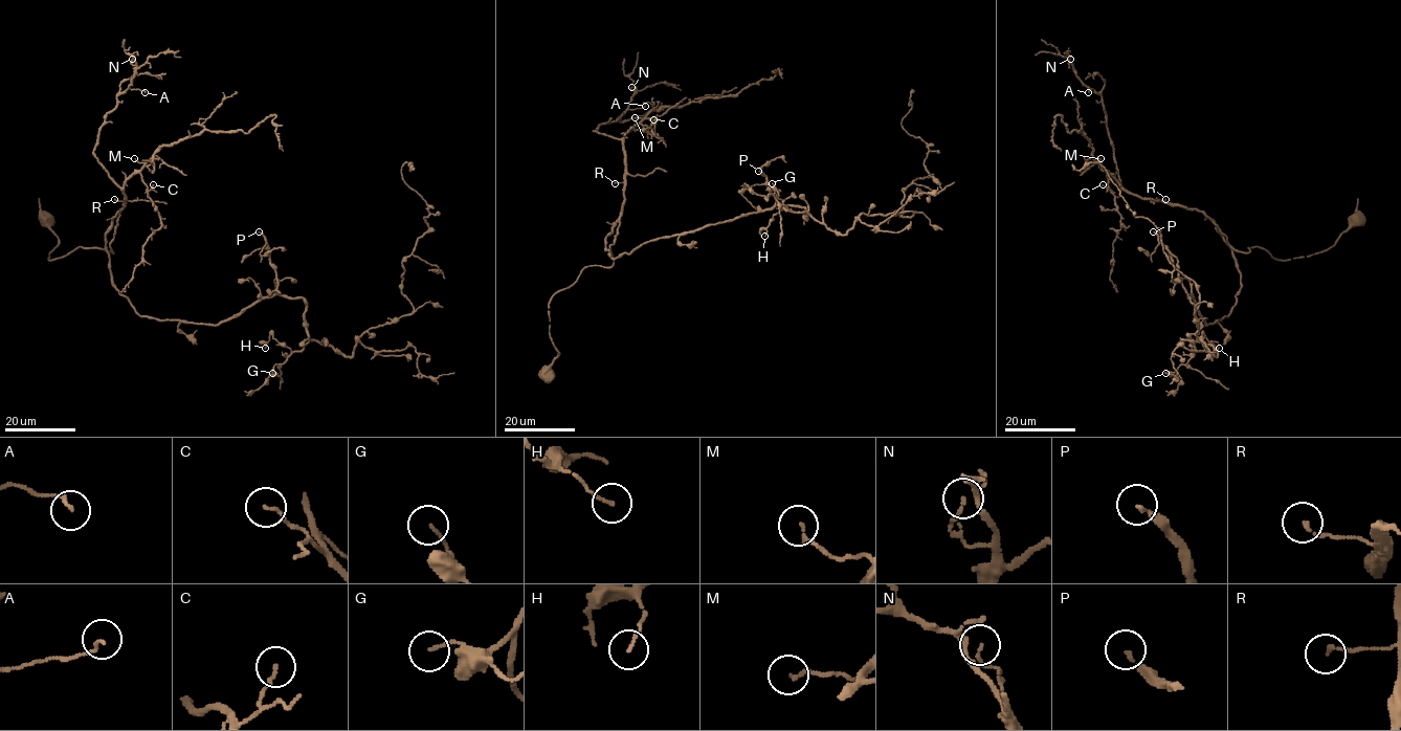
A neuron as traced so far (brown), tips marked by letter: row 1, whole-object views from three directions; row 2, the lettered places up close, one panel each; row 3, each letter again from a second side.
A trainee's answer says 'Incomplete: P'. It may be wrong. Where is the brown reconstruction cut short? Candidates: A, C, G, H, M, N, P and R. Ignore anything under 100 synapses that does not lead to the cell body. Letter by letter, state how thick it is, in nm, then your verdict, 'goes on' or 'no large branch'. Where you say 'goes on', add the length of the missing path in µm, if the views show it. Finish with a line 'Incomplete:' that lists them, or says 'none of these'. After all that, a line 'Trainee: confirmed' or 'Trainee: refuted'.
A: calibre 110 nm; no large branch
C: calibre 100 nm; no large branch
G: calibre 100 nm; no large branch
H: calibre 110 nm; no large branch
M: calibre 130 nm; no large branch
N: calibre 110 nm; no large branch
P: calibre 160 nm; goes on; missing 60 µm
R: calibre 150 nm; no large branch
Incomplete: P
Trainee: confirmed

